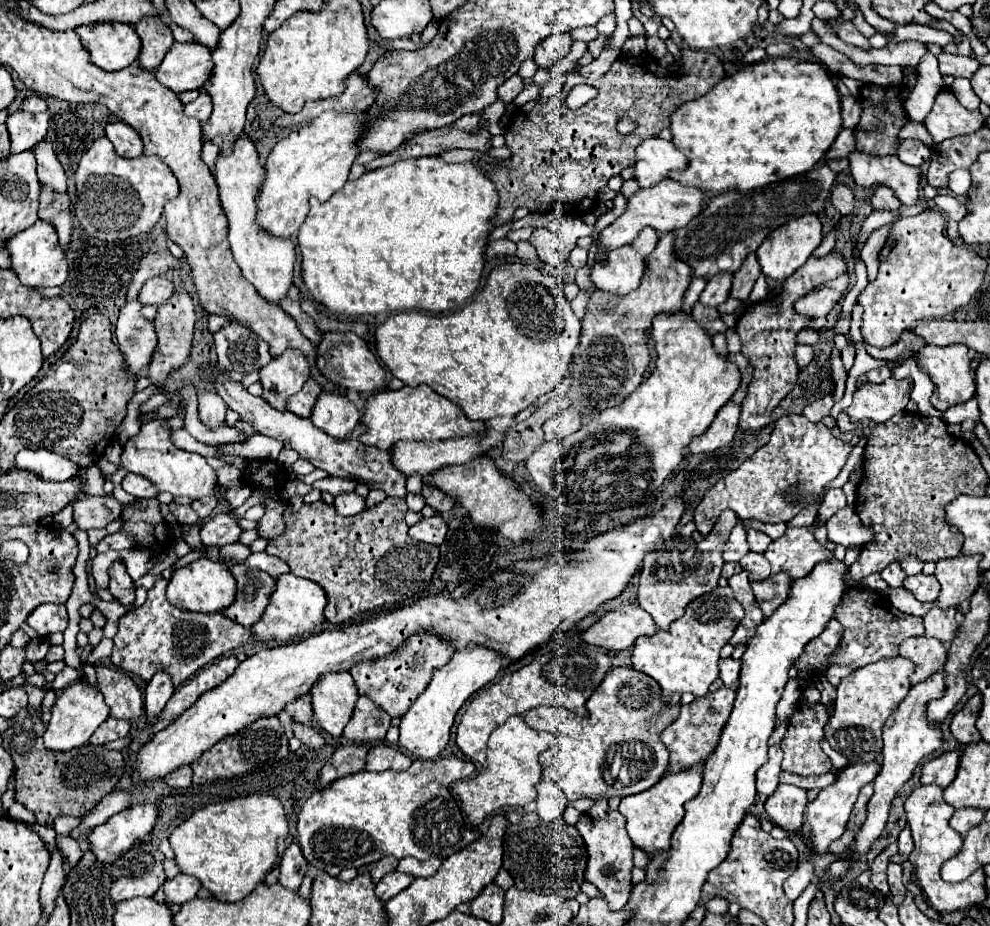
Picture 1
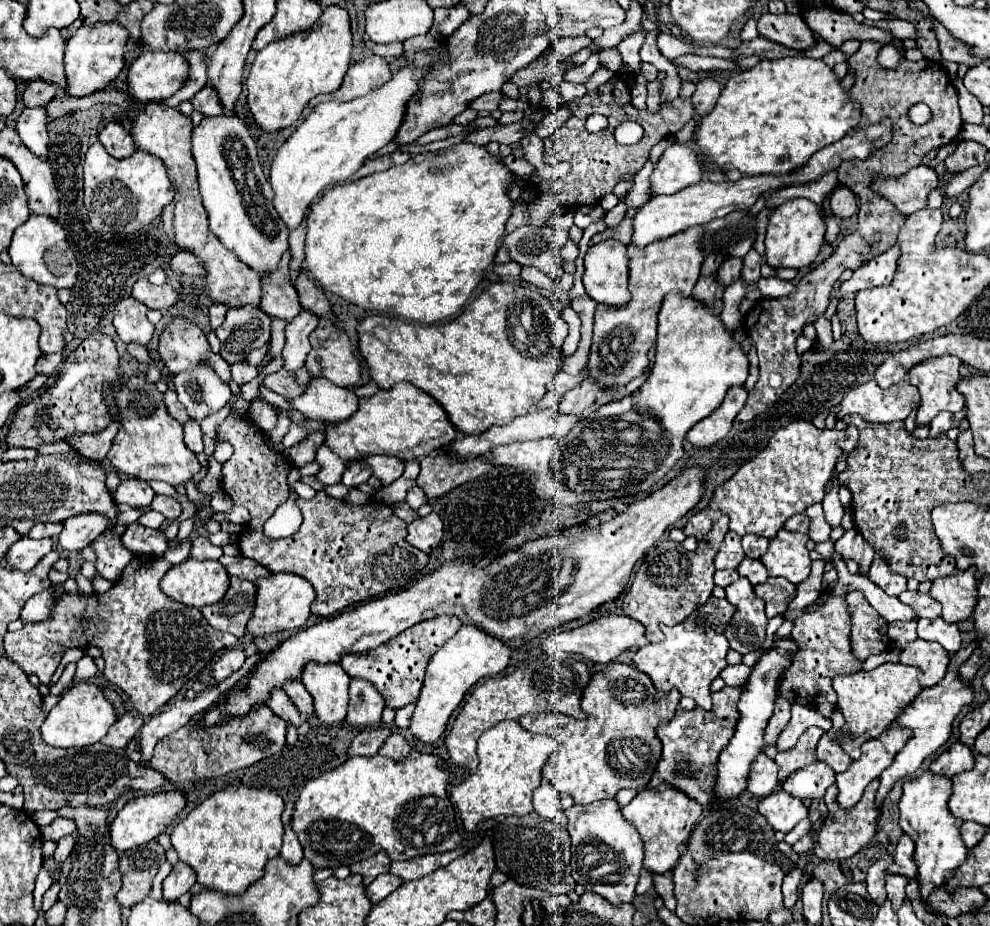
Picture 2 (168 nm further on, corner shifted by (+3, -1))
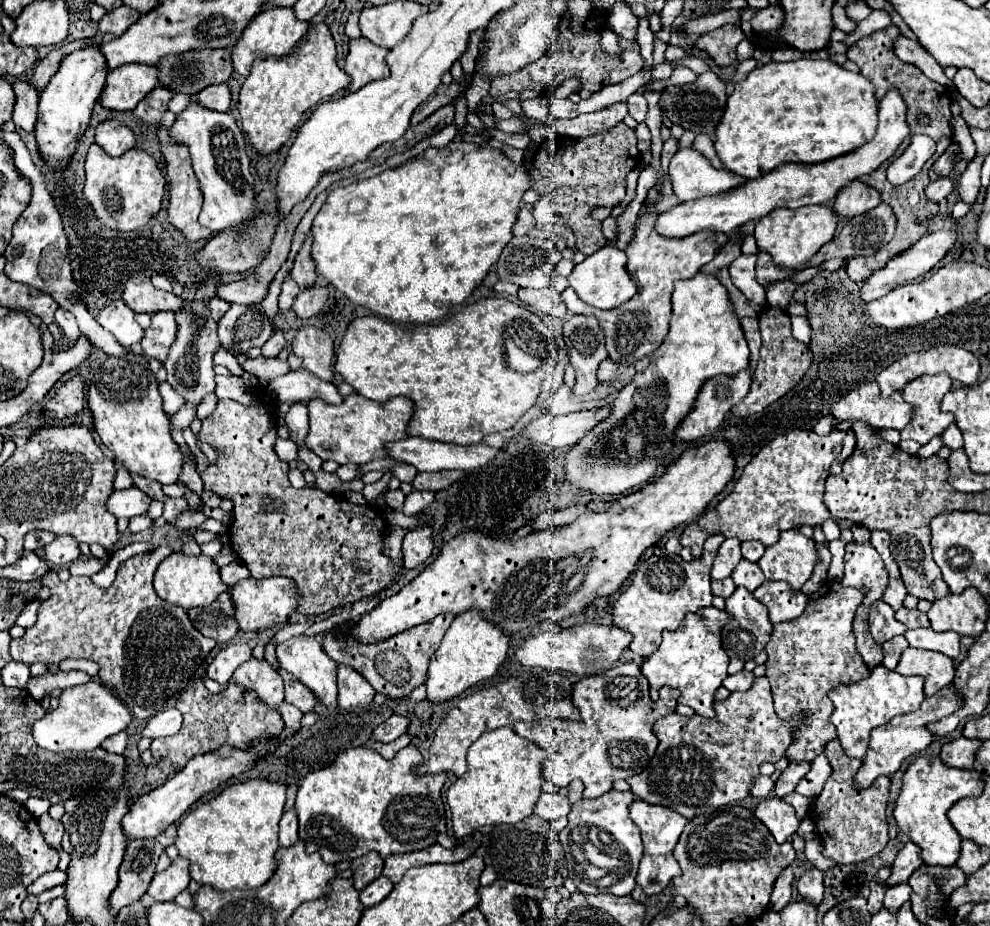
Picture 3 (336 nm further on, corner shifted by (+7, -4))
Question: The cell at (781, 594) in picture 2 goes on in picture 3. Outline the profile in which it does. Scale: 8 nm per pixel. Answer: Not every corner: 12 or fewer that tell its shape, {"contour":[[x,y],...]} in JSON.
{"contour":[[764,582],[754,596],[768,608],[772,624],[798,618],[806,594]]}

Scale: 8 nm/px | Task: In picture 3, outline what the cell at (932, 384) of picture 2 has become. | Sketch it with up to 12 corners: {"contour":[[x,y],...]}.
{"contour":[[920,376],[902,396],[916,408],[902,440],[926,444],[954,422],[940,410],[952,378]]}

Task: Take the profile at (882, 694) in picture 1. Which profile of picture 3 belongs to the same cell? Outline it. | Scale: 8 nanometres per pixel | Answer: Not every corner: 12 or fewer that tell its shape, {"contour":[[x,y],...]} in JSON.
{"contour":[[876,666],[828,692],[850,758],[870,732],[924,700],[924,678]]}

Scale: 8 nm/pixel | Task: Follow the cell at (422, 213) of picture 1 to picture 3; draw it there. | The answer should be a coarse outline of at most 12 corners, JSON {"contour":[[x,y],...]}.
{"contour":[[429,147],[330,192],[316,272],[398,324],[450,314],[528,170]]}

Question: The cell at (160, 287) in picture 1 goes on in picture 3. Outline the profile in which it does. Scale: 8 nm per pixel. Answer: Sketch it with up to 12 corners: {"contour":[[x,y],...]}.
{"contour":[[130,278],[122,300],[134,312],[178,312],[186,304],[150,278]]}

